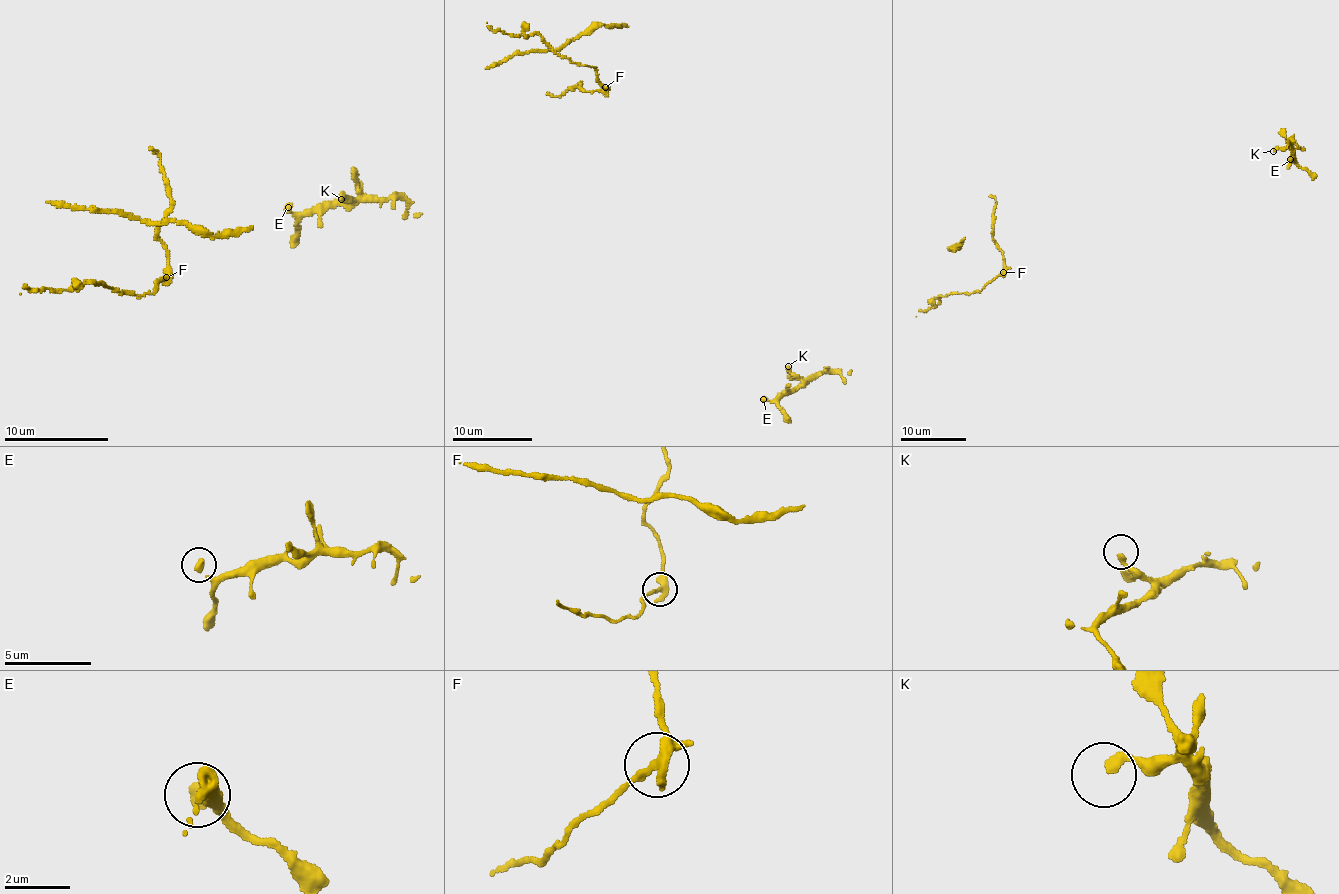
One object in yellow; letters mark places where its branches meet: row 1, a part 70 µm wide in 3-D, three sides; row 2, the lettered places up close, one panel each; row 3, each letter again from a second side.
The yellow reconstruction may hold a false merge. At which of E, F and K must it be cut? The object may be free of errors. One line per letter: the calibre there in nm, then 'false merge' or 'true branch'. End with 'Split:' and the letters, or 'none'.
E: 400 nm | true branch
F: 280 nm | false merge
K: 280 nm | true branch
Split: F

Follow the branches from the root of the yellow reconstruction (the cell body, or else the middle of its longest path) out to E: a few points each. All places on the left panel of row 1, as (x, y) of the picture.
E: (341, 199), (352, 201), (319, 204), (303, 212), (292, 213), (288, 207)

